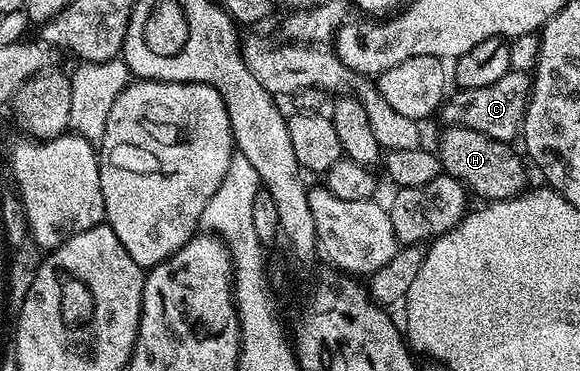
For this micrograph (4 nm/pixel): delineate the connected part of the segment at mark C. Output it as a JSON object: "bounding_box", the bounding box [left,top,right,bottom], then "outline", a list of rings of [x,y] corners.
{"bounding_box":[440,71,531,142],"outline":[[[511,71],[504,75],[504,79],[496,79],[496,83],[488,87],[458,89],[455,97],[447,105],[445,102],[441,106],[440,117],[446,120],[447,126],[463,125],[497,141],[513,142],[519,136],[522,127],[522,116],[526,110],[526,99],[530,95],[531,84],[530,73]]]}

